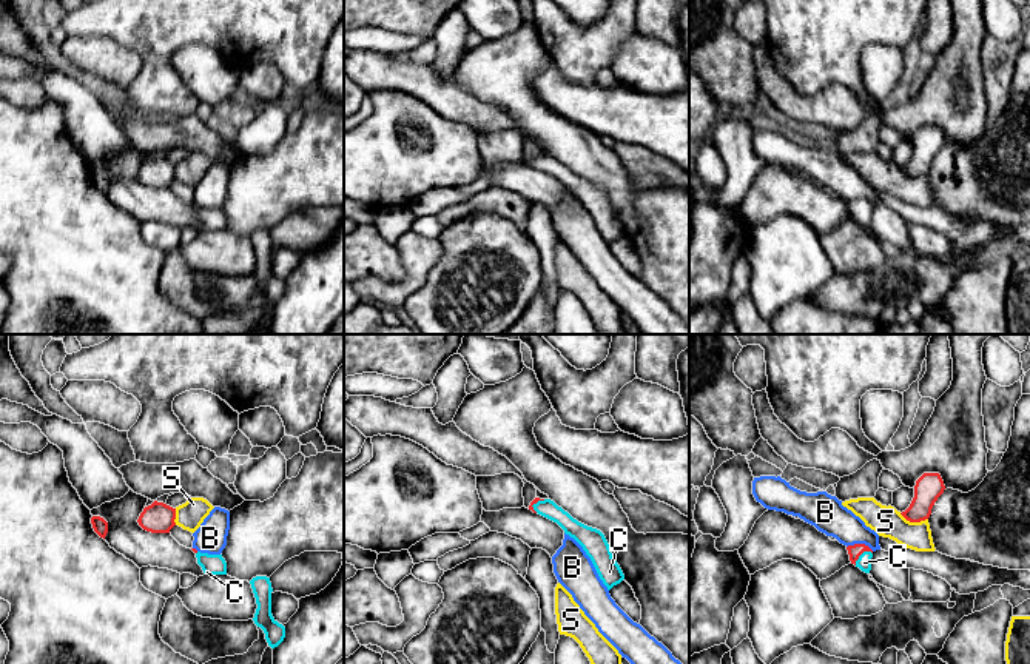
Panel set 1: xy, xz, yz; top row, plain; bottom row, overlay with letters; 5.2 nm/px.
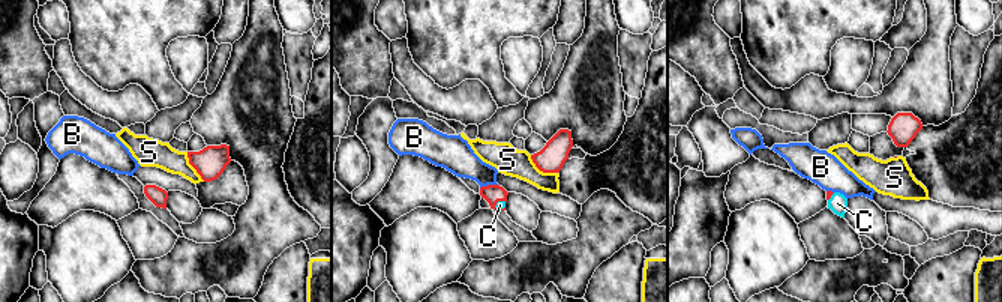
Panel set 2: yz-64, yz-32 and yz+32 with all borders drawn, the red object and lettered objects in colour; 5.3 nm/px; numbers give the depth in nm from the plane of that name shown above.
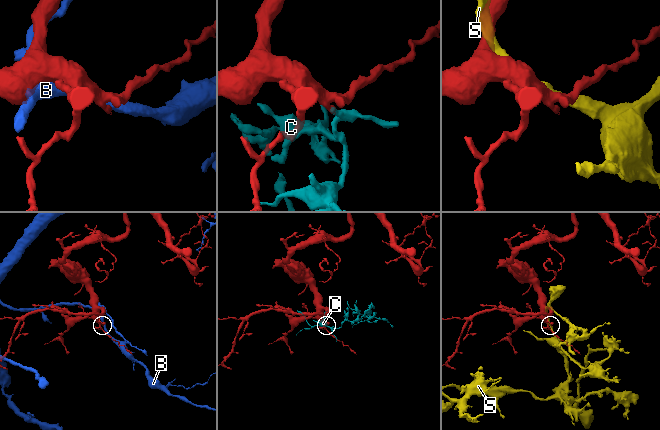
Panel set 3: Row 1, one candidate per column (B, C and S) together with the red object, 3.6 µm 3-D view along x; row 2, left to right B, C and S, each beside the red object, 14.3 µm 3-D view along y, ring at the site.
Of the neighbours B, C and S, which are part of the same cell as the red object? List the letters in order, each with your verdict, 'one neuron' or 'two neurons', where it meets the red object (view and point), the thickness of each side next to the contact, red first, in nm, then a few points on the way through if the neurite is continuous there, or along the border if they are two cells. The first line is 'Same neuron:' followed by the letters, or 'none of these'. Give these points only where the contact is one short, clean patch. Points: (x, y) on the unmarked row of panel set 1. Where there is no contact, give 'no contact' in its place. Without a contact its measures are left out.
Same neuron: C
B: two neurons; meets red in yz at (861, 199); 70 nm thick on the red side, 190 nm on the other
C: one neuron; meets red in yz at (861, 208); 70 nm thick on the red side, 80 nm on the other; runs through yz (856, 205), (861, 208), (864, 217)
S: two neurons; meets red in yz at (913, 176); 150 nm thick on the red side, 160 nm on the other

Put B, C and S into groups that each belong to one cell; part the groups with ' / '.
B / C / S

